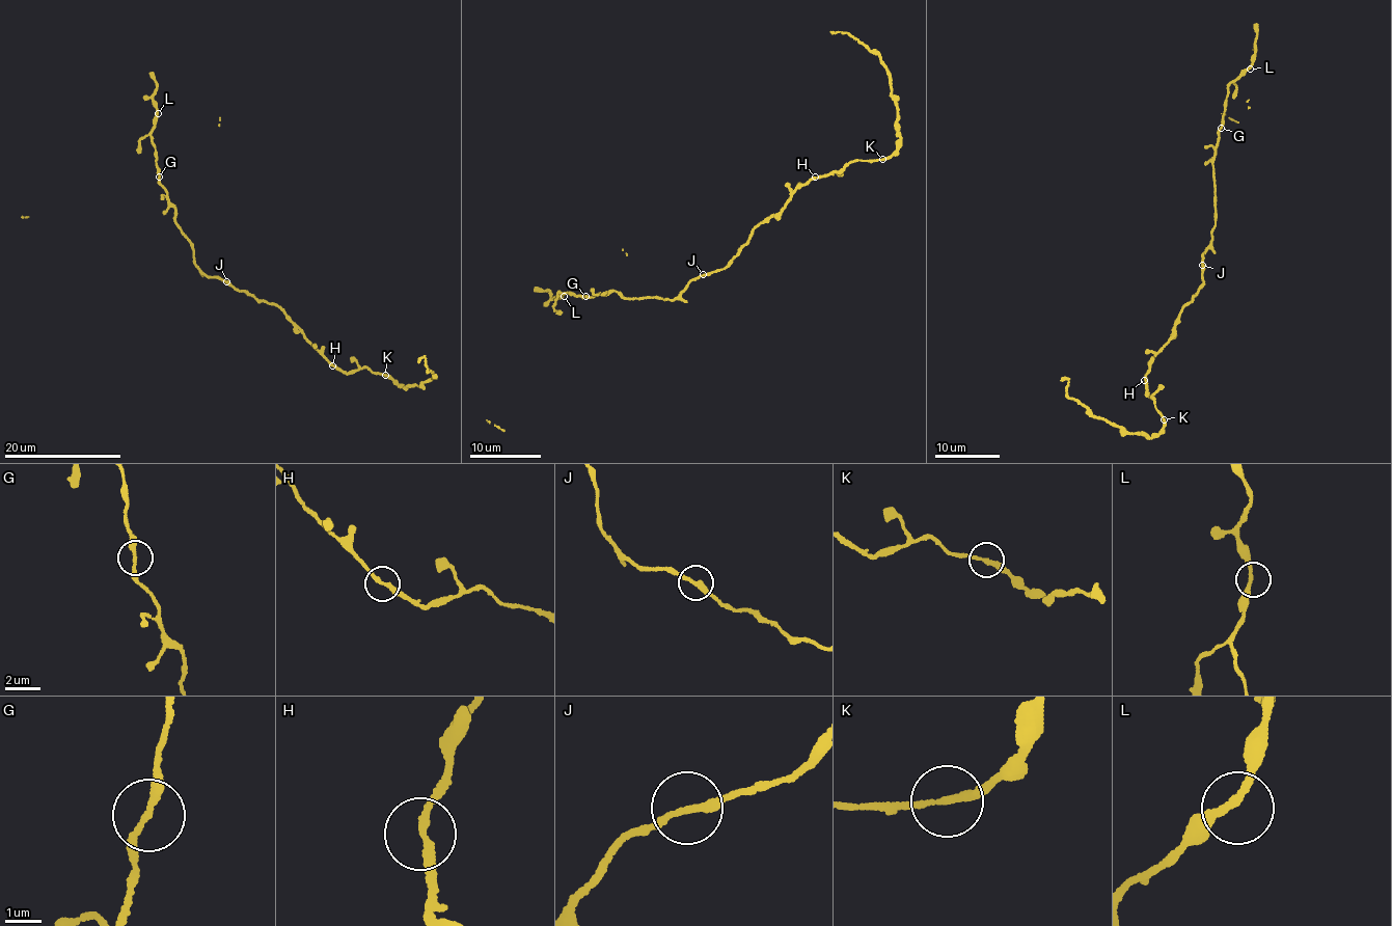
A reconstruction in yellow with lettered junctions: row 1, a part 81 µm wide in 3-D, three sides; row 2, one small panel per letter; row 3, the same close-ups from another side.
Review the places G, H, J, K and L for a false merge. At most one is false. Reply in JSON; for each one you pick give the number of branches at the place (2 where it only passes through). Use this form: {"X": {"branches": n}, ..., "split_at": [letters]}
{"split_at": []}

